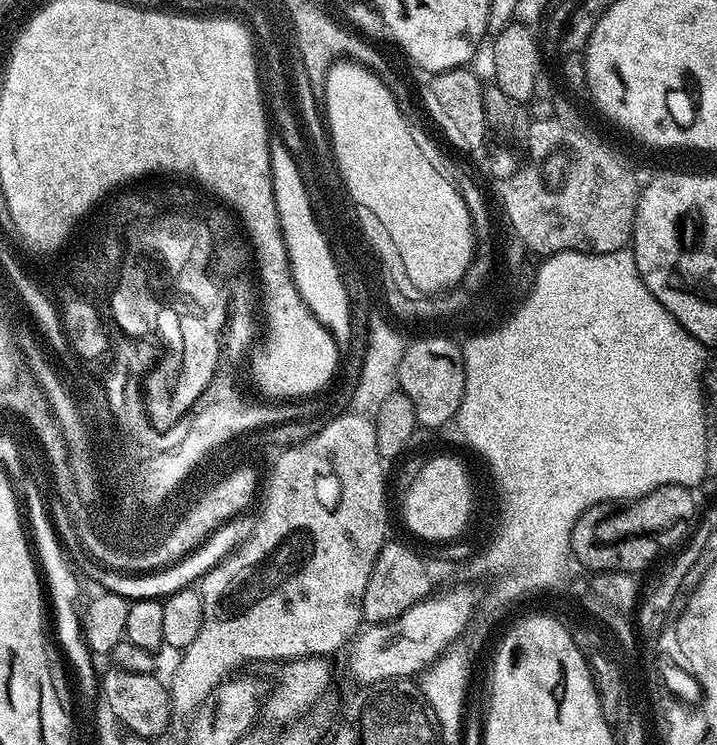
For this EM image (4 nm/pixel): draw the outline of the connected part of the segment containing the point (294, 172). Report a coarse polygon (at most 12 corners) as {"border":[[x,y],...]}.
{"border":[[280,137],[269,139],[275,206],[302,300],[336,322],[327,235]]}

